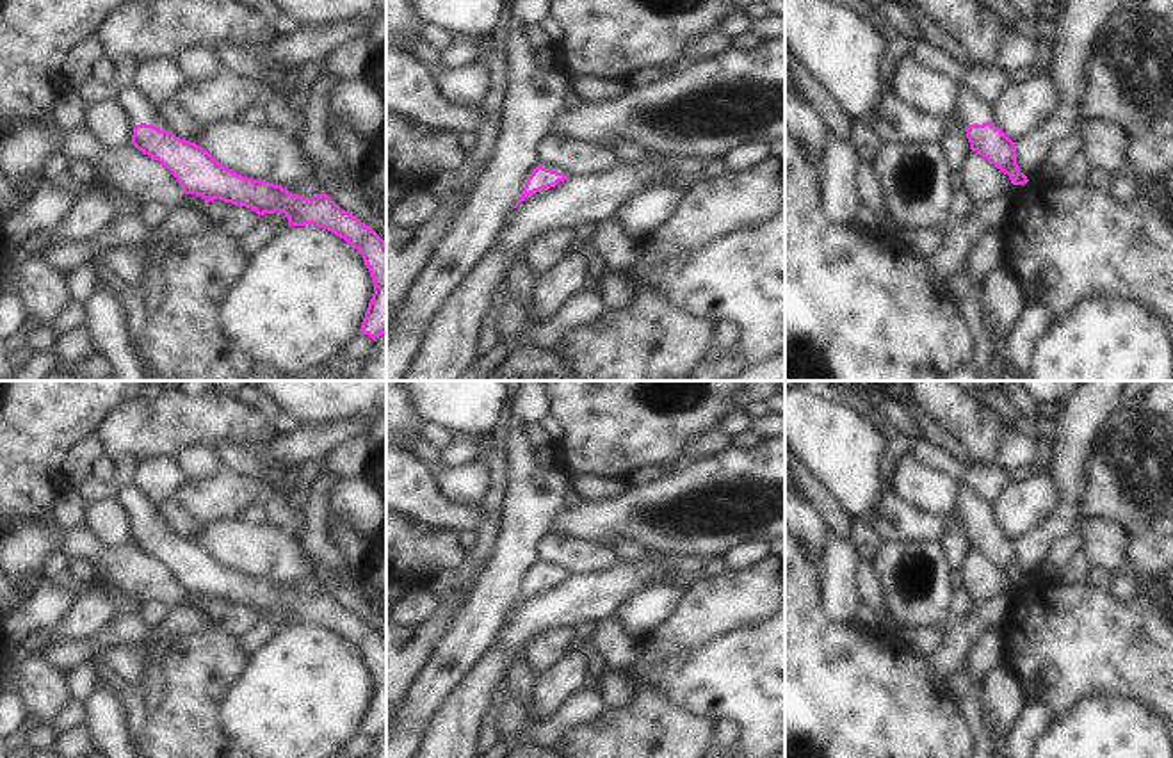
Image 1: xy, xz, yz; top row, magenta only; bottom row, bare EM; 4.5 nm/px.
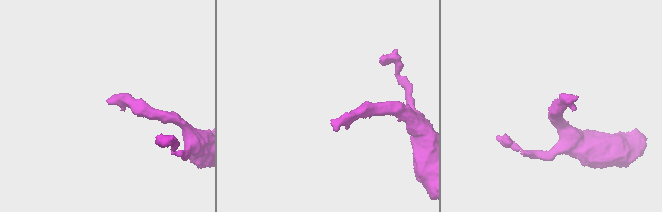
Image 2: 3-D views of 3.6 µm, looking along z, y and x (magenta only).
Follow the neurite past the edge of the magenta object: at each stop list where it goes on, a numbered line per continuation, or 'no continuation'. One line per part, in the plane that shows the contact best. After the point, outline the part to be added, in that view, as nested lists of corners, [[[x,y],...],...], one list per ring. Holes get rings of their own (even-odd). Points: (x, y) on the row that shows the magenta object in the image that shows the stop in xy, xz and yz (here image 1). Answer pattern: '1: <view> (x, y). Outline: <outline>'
1: yz (972, 109). Outline: [[[959,87],[959,112],[970,125],[983,125],[990,117],[988,105],[967,87]]]

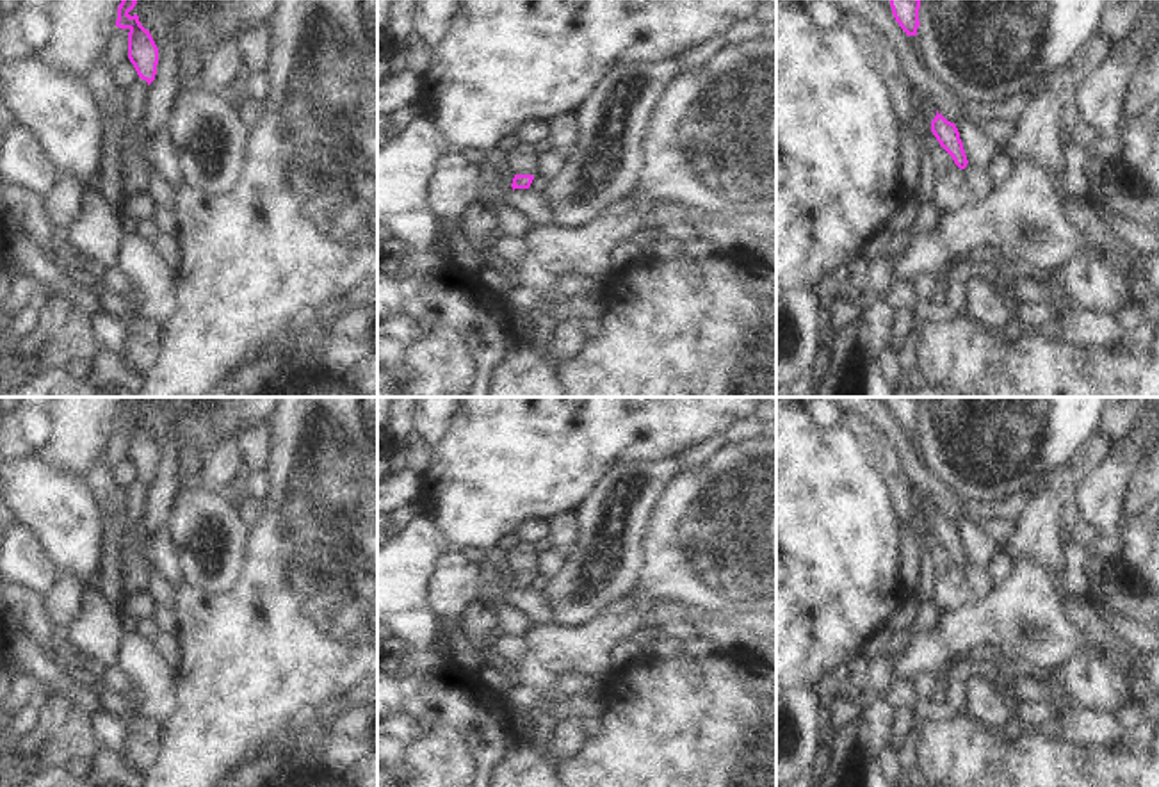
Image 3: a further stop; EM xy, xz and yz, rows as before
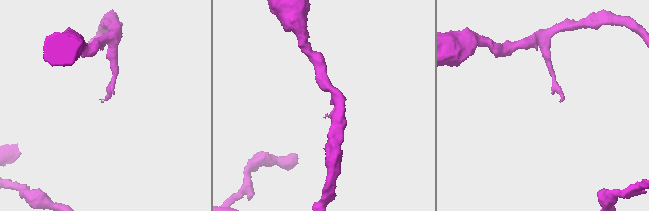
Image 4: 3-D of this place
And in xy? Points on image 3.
no continuation.

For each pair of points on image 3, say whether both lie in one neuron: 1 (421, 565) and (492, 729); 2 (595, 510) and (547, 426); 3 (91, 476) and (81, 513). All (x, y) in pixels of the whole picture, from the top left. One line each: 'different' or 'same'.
1: same
2: different
3: different

